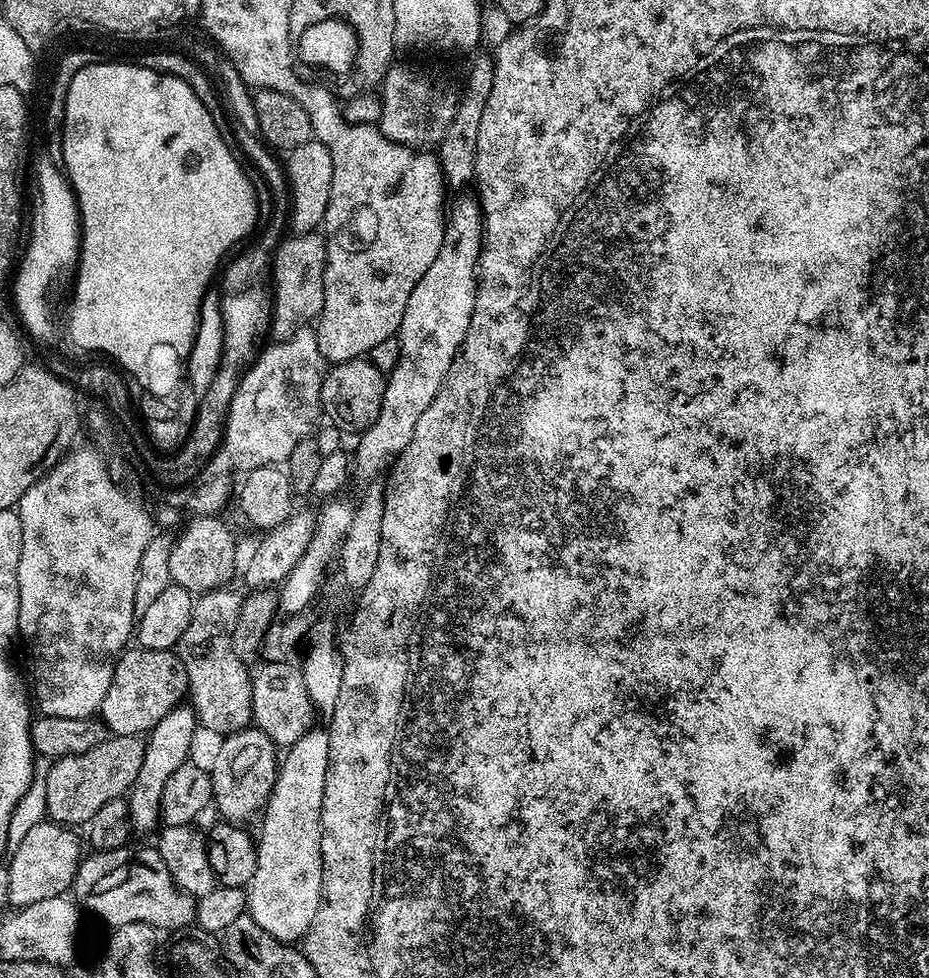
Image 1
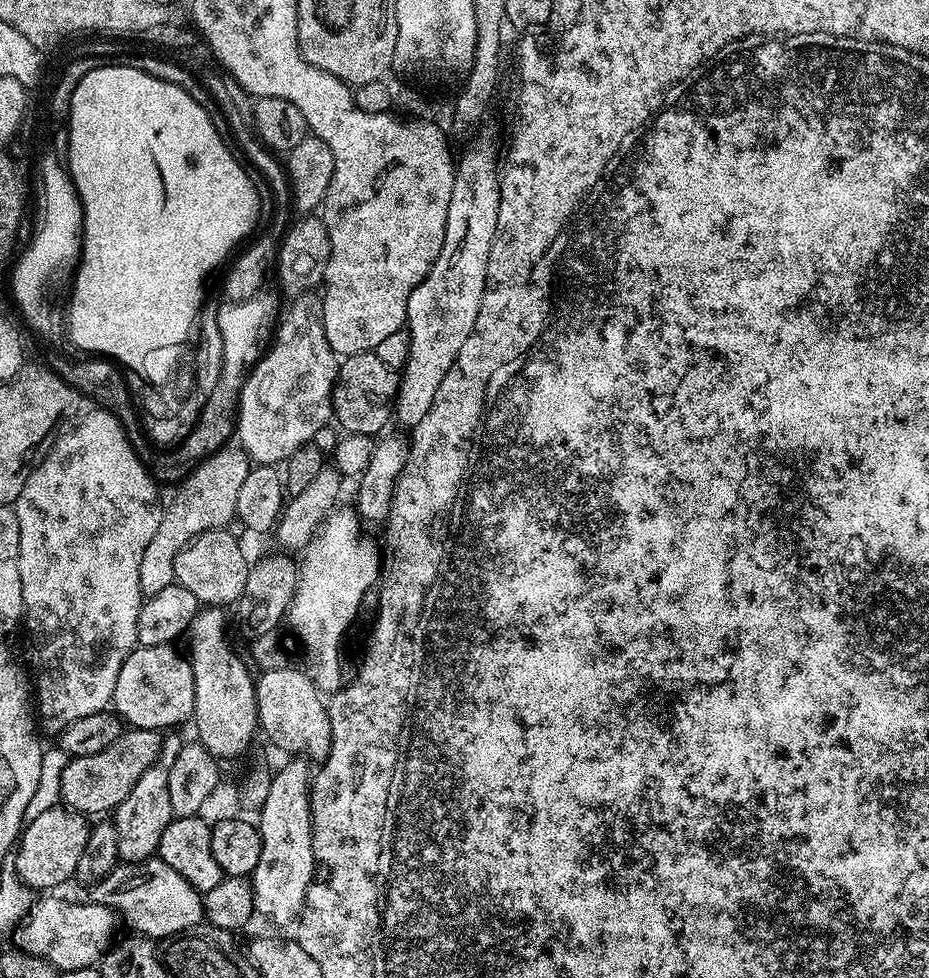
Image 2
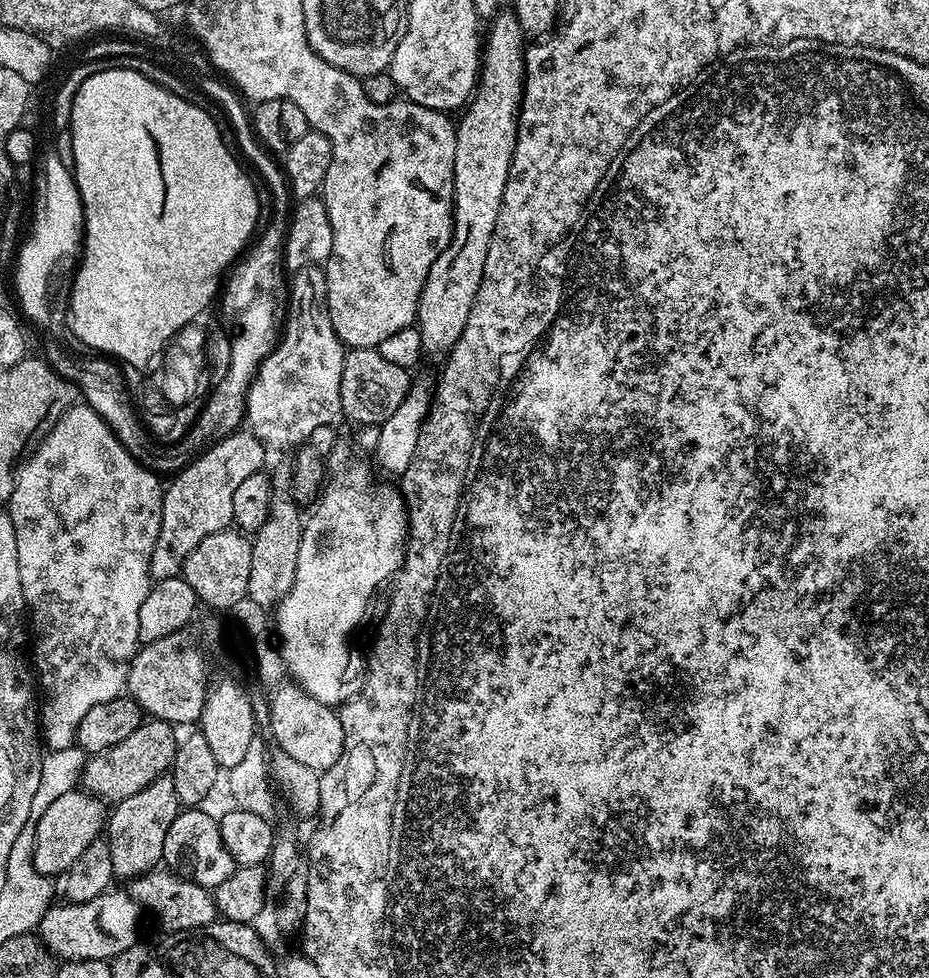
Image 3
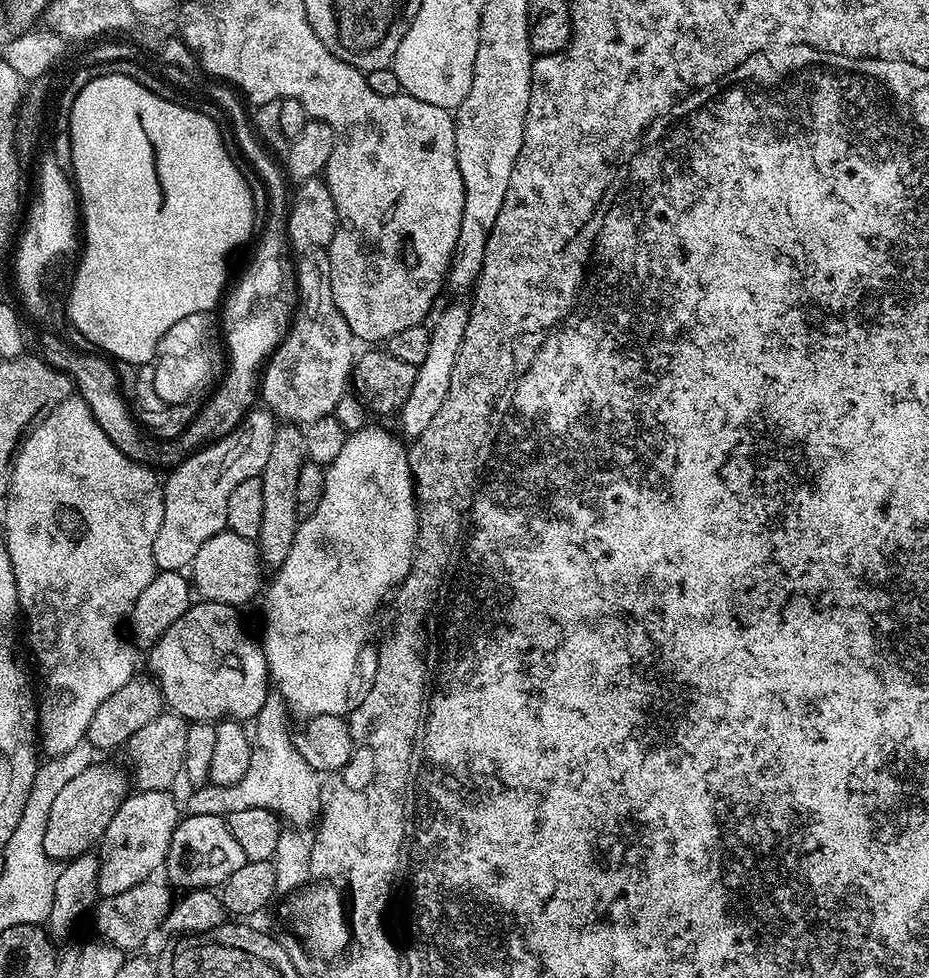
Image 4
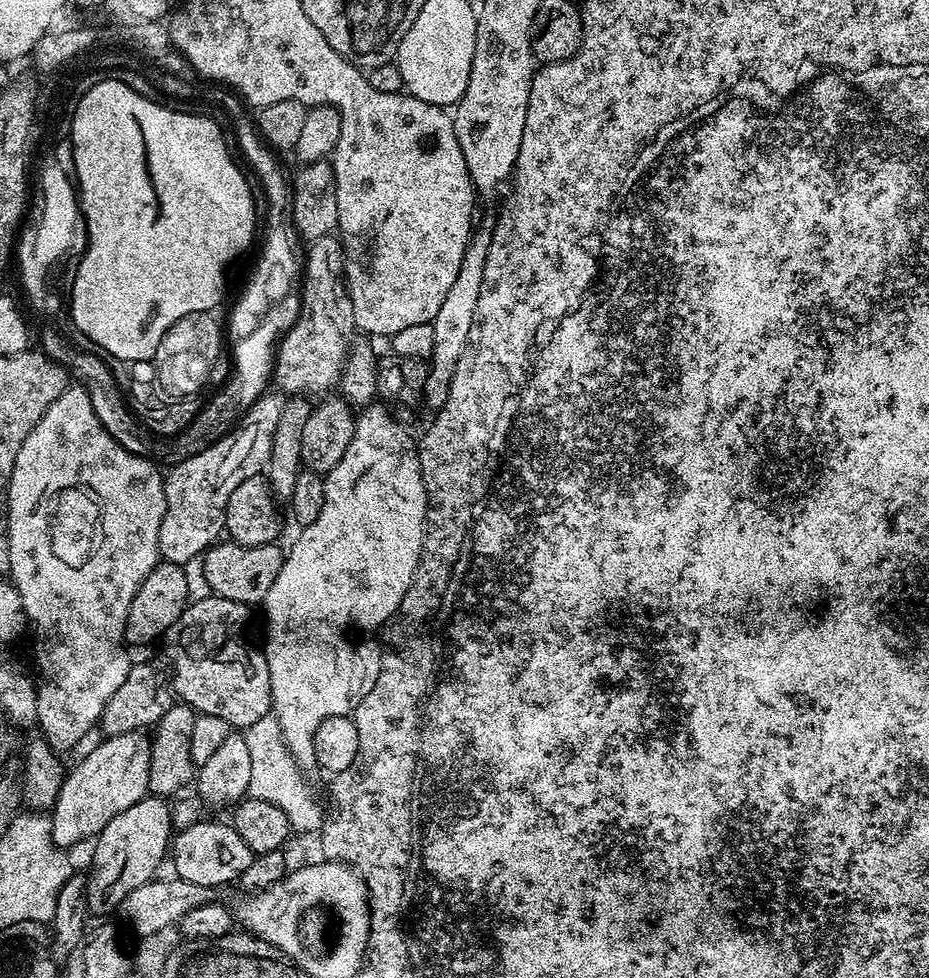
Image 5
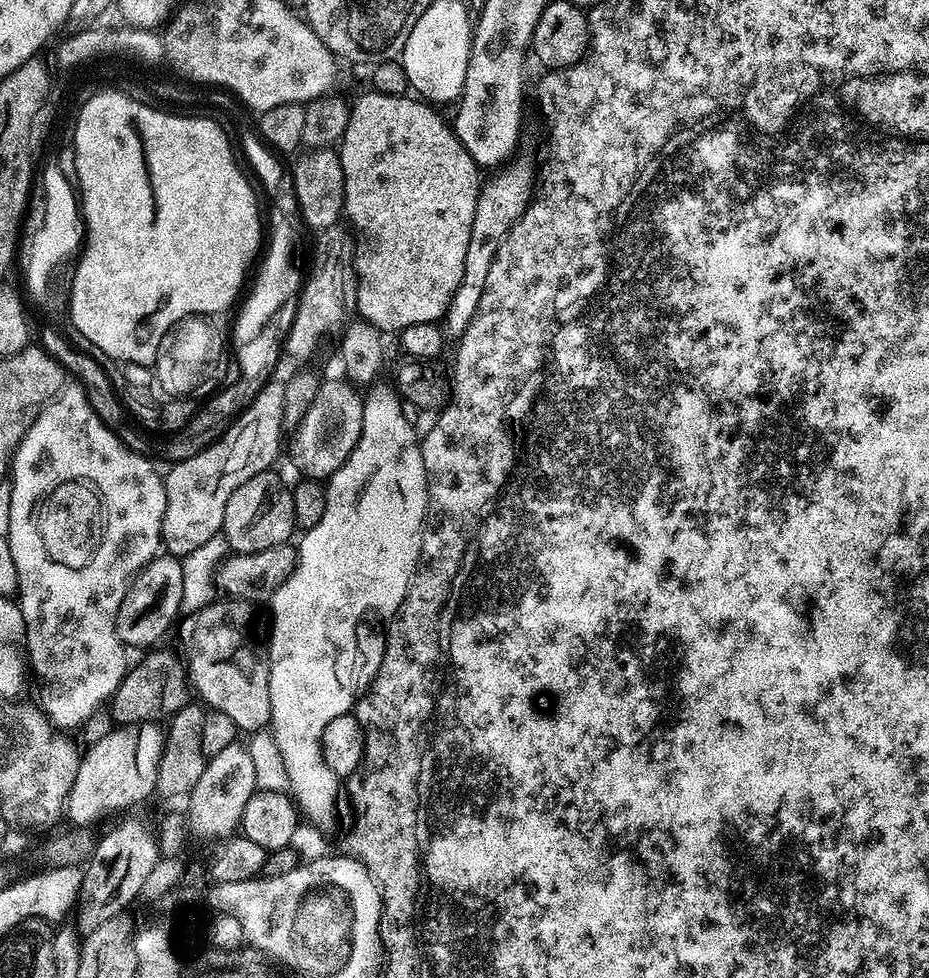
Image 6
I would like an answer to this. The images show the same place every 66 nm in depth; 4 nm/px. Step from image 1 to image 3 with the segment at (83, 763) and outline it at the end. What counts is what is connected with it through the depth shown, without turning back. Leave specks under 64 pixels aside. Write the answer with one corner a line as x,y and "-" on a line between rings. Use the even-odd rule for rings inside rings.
145,719
118,746
110,746
110,750
89,755
84,761
84,772
81,773
79,783
83,791
90,796
115,806
120,801
138,794
138,790
146,790
154,778
165,775
172,767
172,760
176,756
178,736
175,736
173,725
164,720

